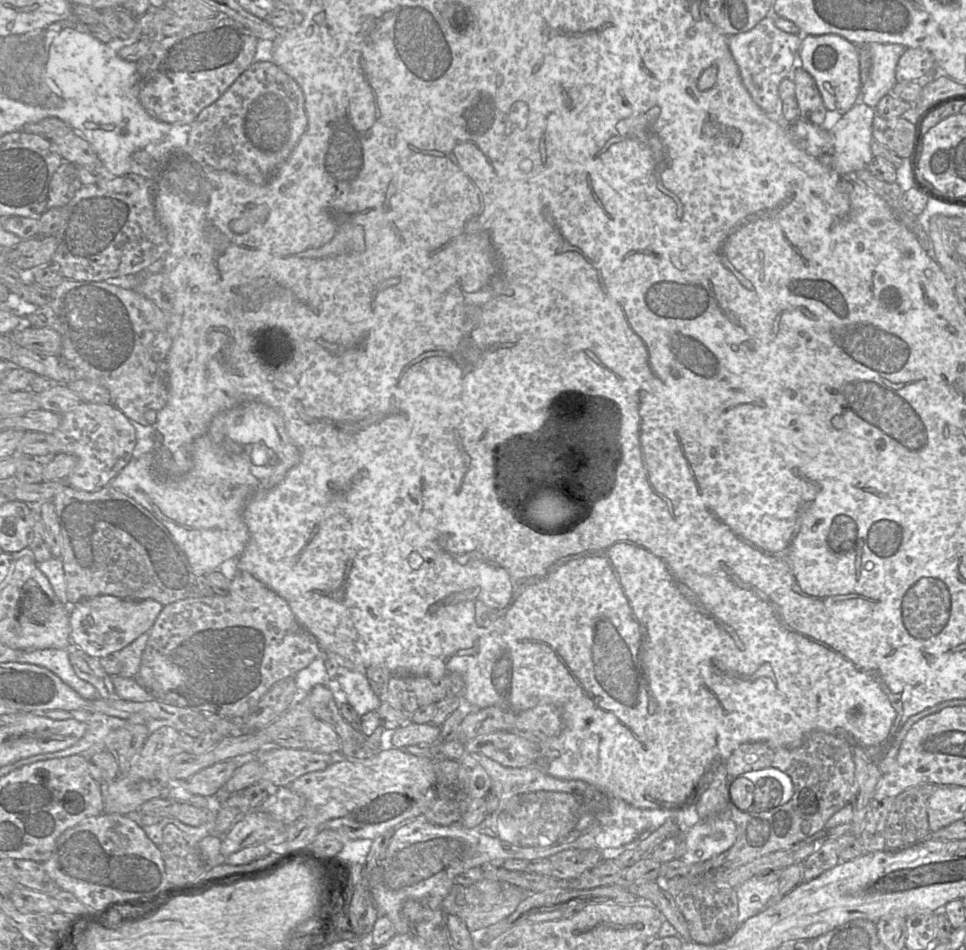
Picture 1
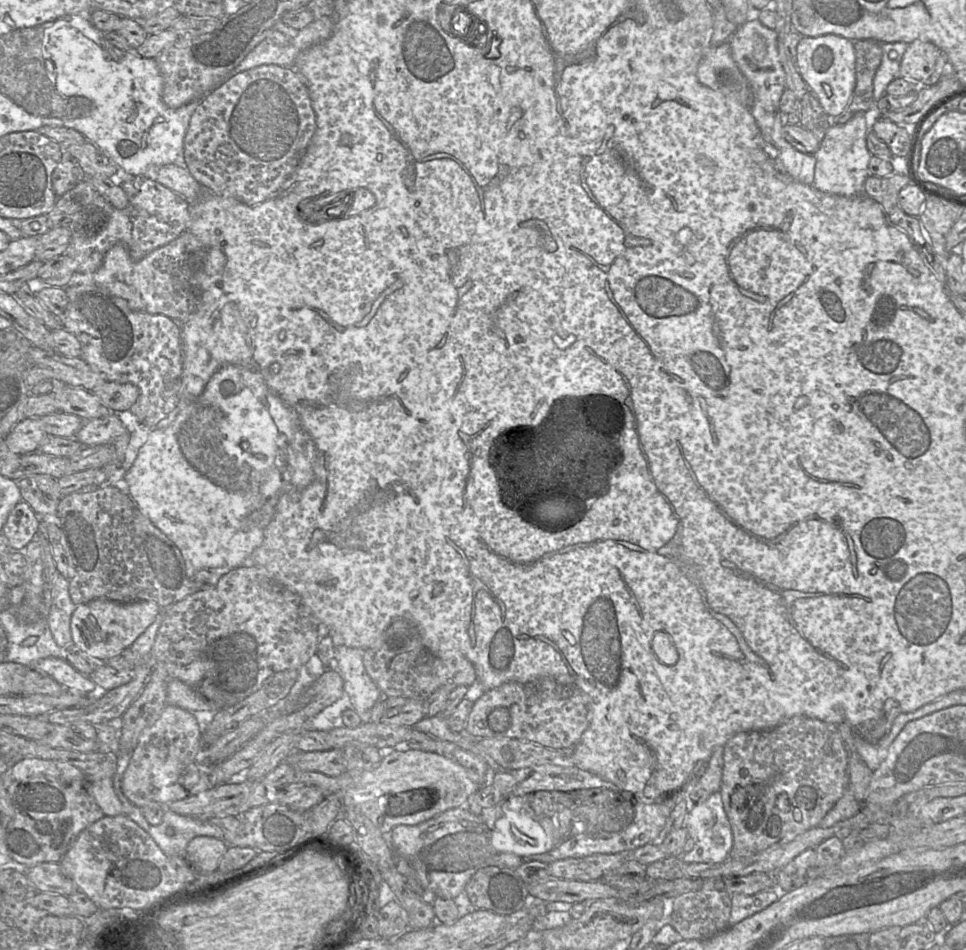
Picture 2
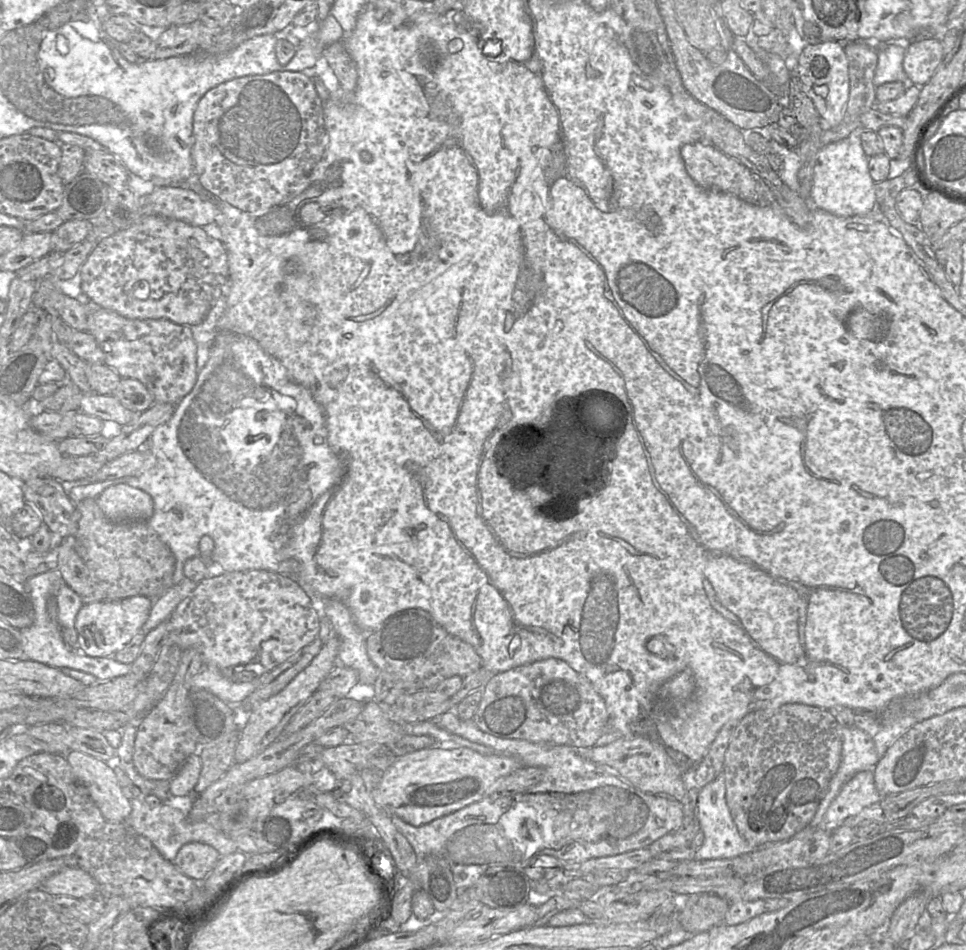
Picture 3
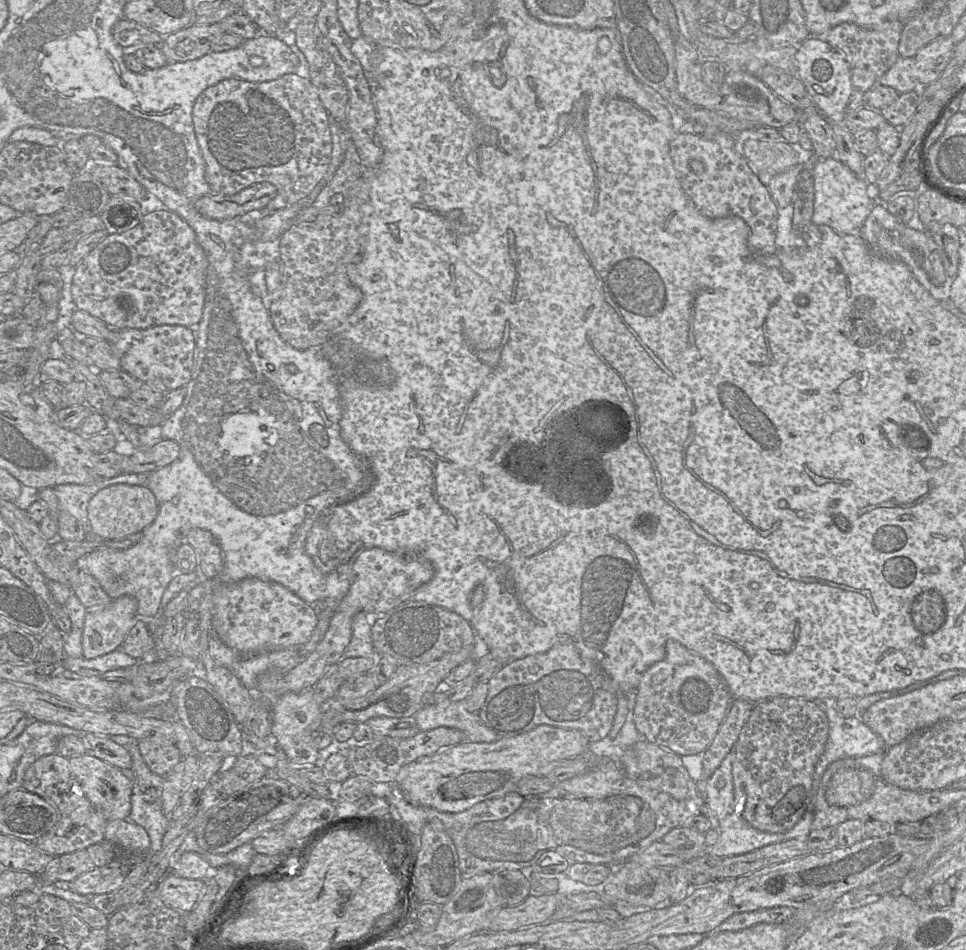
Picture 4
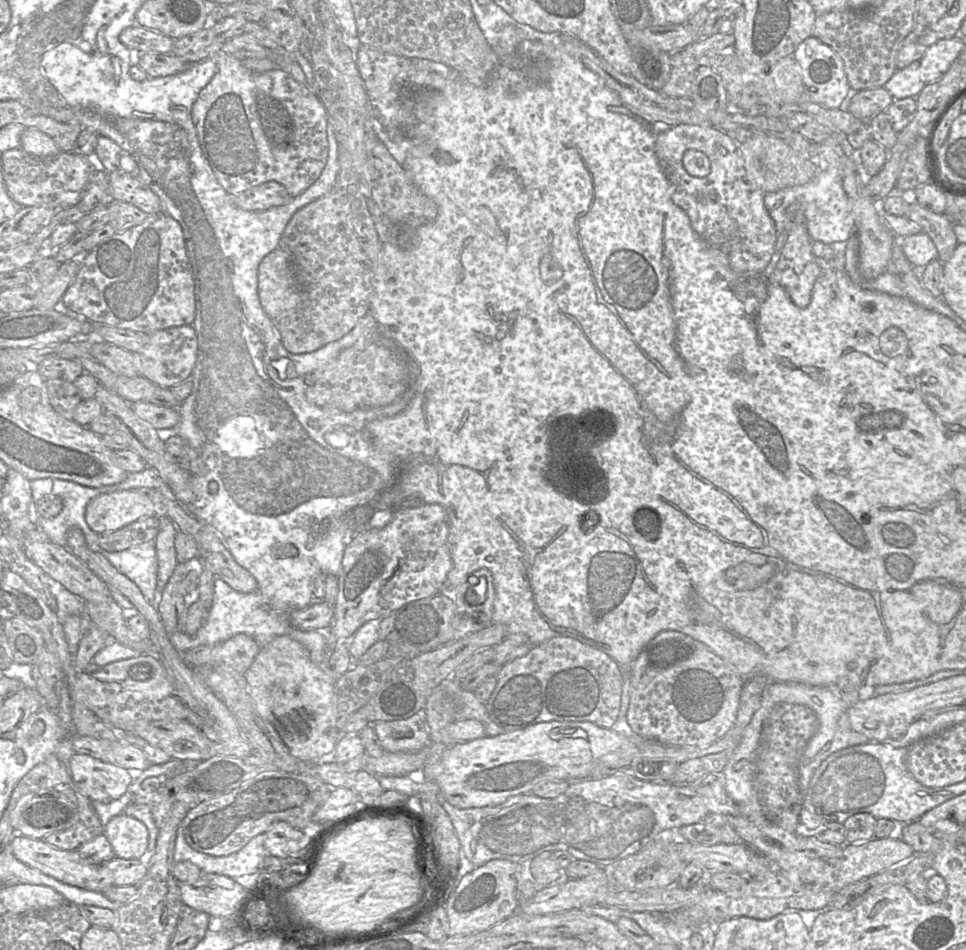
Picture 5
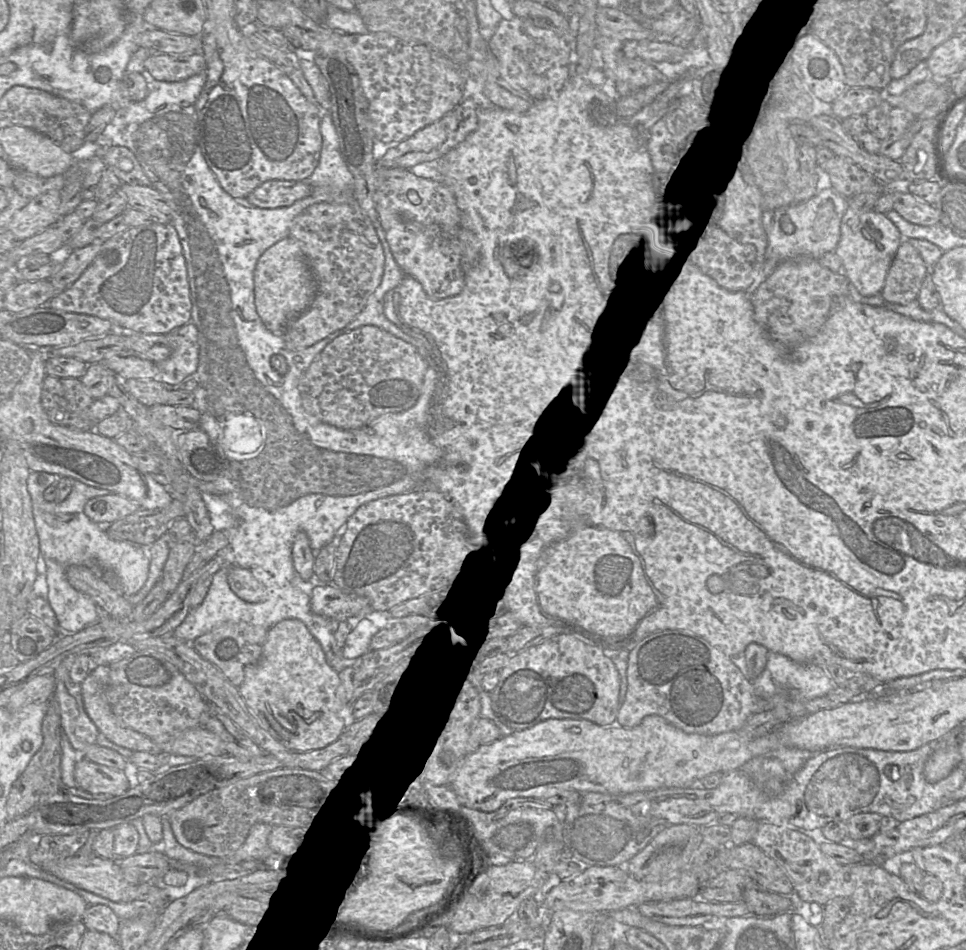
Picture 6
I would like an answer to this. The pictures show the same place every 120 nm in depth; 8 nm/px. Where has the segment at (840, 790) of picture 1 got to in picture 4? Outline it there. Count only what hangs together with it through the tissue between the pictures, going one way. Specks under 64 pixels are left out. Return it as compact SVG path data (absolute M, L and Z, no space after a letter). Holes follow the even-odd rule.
M774 696L755 703L733 746L735 813L760 831L784 833L792 829L813 800L814 769L828 737L827 715L813 700Z

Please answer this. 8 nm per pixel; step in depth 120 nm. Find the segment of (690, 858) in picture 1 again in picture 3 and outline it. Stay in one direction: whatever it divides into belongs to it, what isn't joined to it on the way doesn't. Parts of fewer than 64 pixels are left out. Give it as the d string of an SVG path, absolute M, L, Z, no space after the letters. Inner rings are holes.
M723 771L715 780L700 789L697 803L697 817L705 839L702 846L697 849L694 859L729 859L750 853L756 849L756 847L749 844L739 834L731 816L726 802L726 785Z

